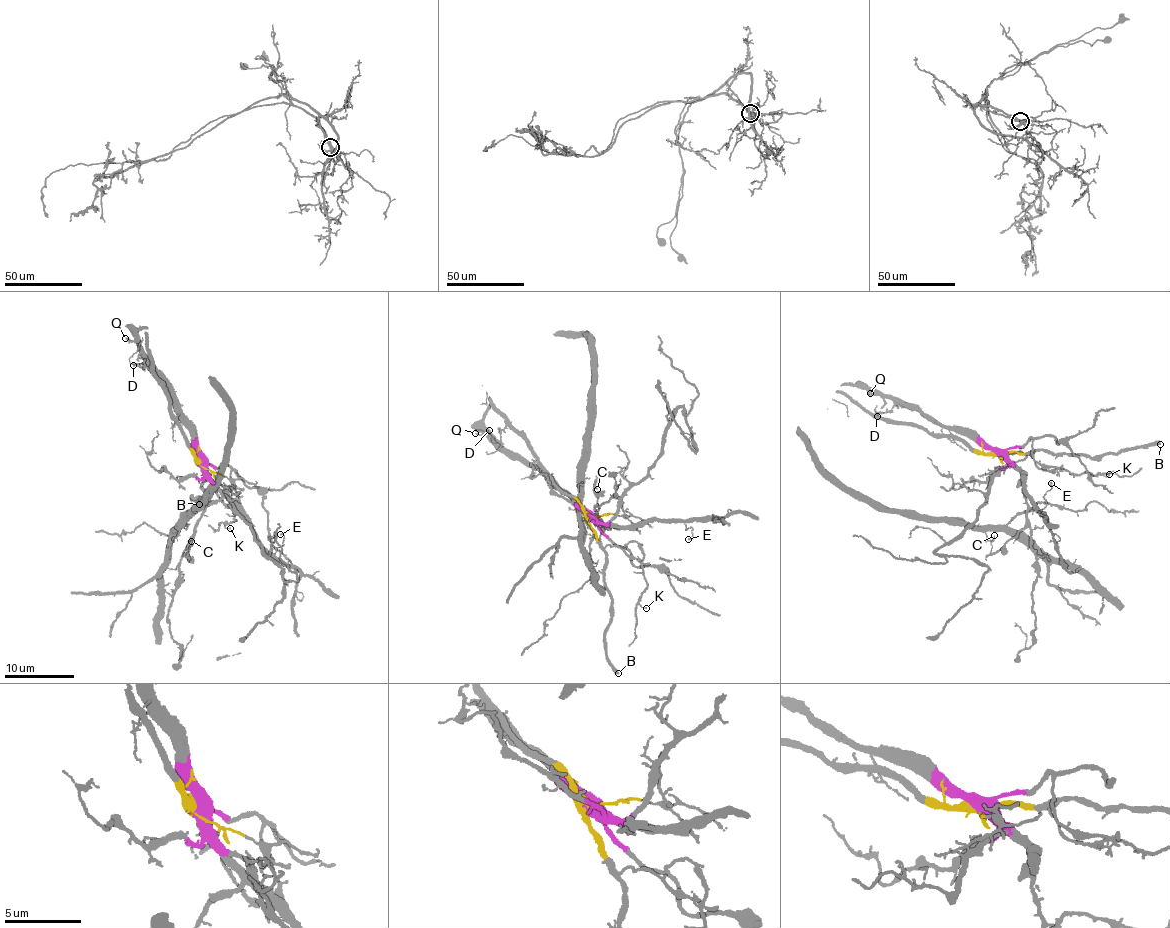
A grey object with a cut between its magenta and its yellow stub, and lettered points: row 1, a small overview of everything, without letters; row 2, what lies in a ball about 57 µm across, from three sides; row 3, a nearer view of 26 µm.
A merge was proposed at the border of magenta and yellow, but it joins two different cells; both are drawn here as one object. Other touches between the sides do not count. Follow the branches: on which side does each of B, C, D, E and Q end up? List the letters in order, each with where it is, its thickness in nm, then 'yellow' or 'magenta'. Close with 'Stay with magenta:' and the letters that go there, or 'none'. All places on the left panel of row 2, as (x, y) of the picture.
B: place (199, 504); calibre 420 nm; yellow
C: place (191, 541); calibre 110 nm; magenta
D: place (133, 365); calibre 120 nm; yellow
E: place (280, 534); calibre 130 nm; magenta
Q: place (125, 338); calibre 110 nm; magenta
Stay with magenta: C, E, Q

